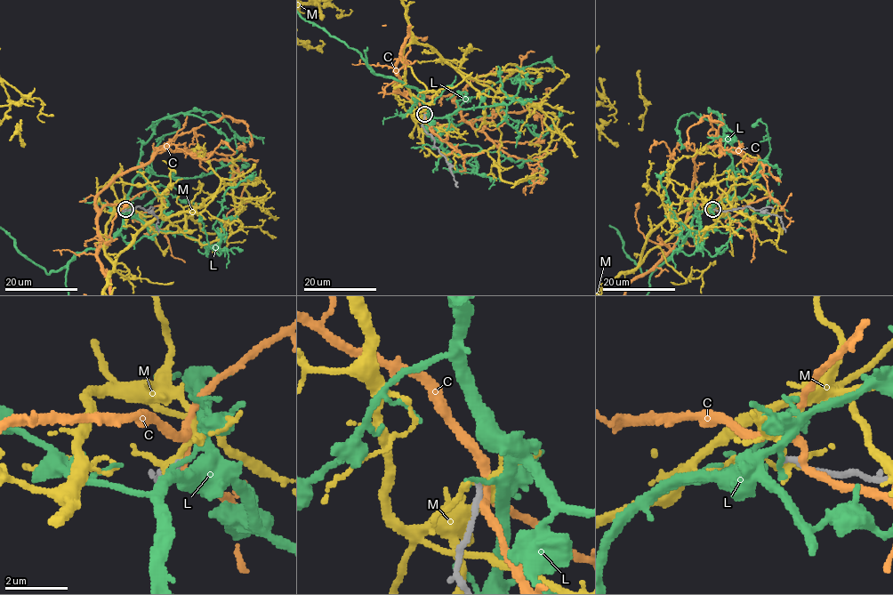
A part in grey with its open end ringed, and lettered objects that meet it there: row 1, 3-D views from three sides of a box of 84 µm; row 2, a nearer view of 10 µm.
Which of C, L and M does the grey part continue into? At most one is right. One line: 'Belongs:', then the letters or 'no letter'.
Belongs: no letter

